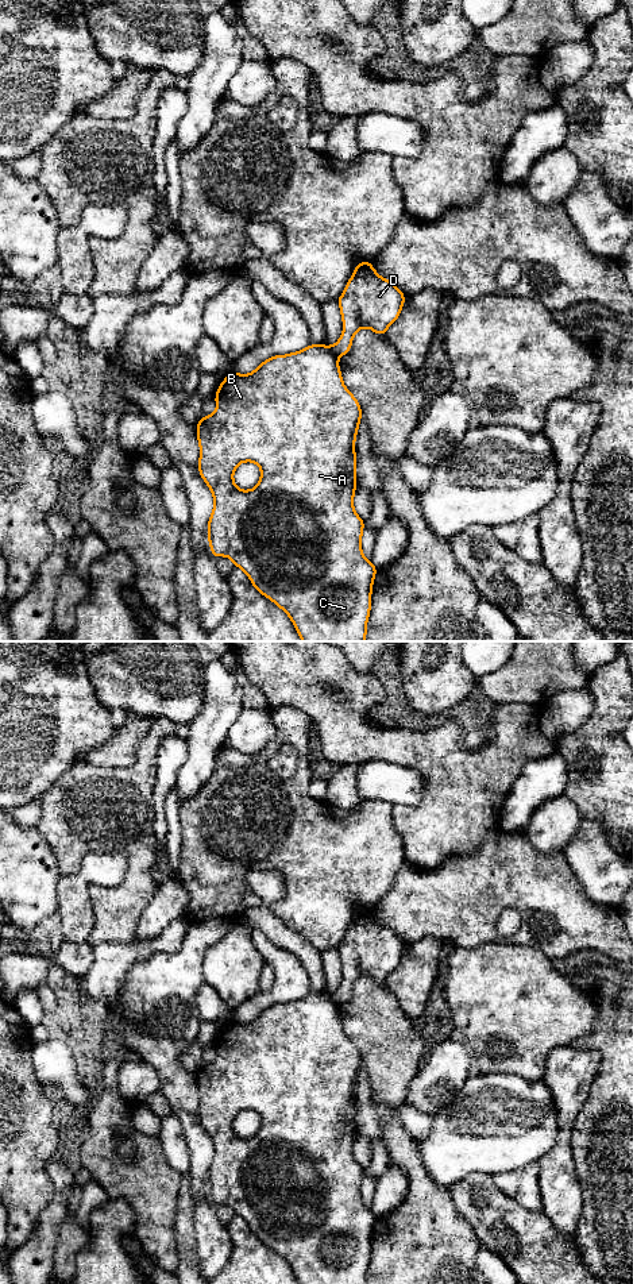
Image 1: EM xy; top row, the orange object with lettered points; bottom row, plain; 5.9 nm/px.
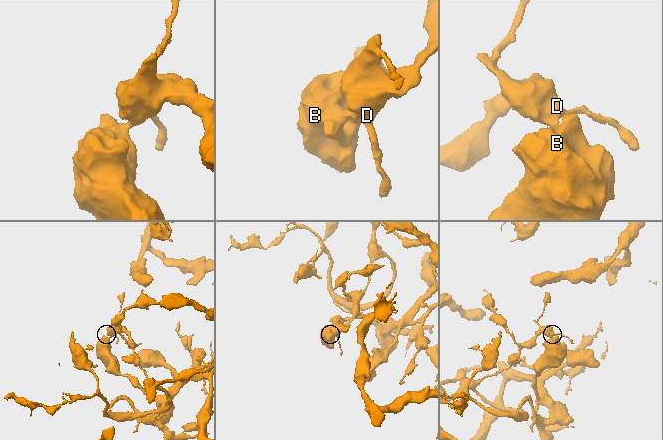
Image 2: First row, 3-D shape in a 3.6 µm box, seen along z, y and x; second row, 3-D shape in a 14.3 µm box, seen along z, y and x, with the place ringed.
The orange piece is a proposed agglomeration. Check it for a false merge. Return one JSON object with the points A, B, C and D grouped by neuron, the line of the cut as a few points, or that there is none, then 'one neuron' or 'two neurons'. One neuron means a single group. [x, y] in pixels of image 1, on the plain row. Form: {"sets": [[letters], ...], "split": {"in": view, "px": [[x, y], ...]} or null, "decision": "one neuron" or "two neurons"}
{"sets": [["A", "B", "C"], ["D"]], "split": {"in": "xy", "px": [[329, 995], [338, 1005]]}, "decision": "two neurons"}

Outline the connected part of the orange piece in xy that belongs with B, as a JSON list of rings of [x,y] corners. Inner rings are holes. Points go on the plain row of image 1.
[[[310,992],[297,1000],[274,1003],[262,1010],[251,1022],[238,1022],[235,1019],[228,1022],[220,1032],[215,1049],[216,1060],[204,1064],[196,1072],[200,1094],[198,1119],[211,1137],[215,1150],[208,1169],[211,1202],[215,1206],[227,1204],[233,1210],[235,1215],[242,1216],[252,1234],[290,1265],[298,1284],[366,1284],[371,1258],[373,1230],[378,1216],[362,1200],[360,1189],[364,1169],[354,1158],[354,1142],[358,1135],[355,1088],[362,1067],[362,1056],[343,1032],[337,1005],[327,992]],[[243,1110],[254,1110],[260,1115],[260,1127],[251,1138],[240,1138],[233,1130],[233,1119]]]

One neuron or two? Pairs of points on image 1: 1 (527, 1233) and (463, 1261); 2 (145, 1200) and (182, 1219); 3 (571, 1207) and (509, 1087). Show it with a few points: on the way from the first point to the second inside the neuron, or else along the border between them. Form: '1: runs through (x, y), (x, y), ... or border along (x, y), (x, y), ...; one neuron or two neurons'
1: border along (464, 1218), (481, 1246); two neurons
2: border along (181, 1184), (176, 1209), (176, 1246); two neurons
3: border along (556, 1124), (556, 1141), (540, 1161); two neurons

